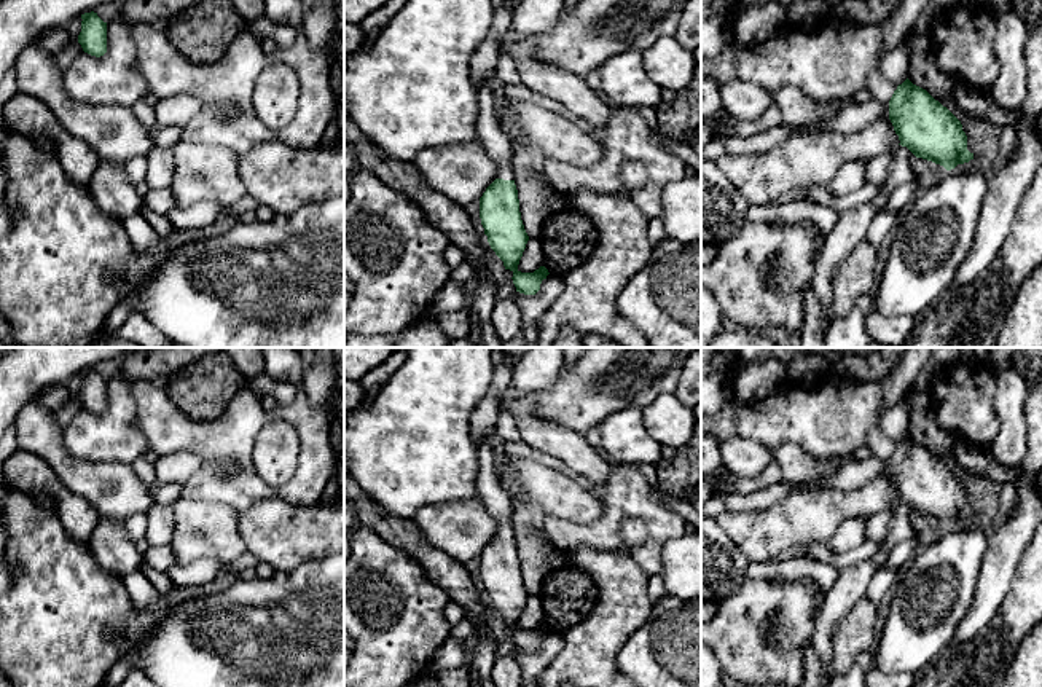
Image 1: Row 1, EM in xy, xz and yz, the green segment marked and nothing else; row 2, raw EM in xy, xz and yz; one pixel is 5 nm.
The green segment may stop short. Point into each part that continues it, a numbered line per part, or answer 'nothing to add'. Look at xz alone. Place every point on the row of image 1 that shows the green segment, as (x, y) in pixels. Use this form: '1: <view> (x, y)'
1: xz (496, 142)

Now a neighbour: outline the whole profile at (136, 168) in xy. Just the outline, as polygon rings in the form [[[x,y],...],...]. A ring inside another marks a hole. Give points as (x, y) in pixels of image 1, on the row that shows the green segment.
[[[147,155],[127,159],[123,167],[132,185],[142,183],[147,175]]]

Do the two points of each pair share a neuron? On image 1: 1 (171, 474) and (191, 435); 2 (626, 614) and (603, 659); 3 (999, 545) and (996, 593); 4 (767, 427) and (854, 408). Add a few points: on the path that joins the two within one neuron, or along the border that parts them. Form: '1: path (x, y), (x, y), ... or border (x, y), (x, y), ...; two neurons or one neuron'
1: border (160, 453), (193, 451), (204, 463); two neurons
2: path (615, 625), (603, 638), (603, 647); one neuron
3: path (999, 557), (996, 582); one neuron
4: path (789, 418), (832, 418); one neuron

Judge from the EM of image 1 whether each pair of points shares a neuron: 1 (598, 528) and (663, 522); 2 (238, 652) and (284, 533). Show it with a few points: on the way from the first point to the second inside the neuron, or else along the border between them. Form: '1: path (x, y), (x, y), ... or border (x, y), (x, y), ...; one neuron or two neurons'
1: path (614, 517), (622, 509), (647, 509); one neuron
2: border (311, 558), (289, 571), (276, 573); two neurons

